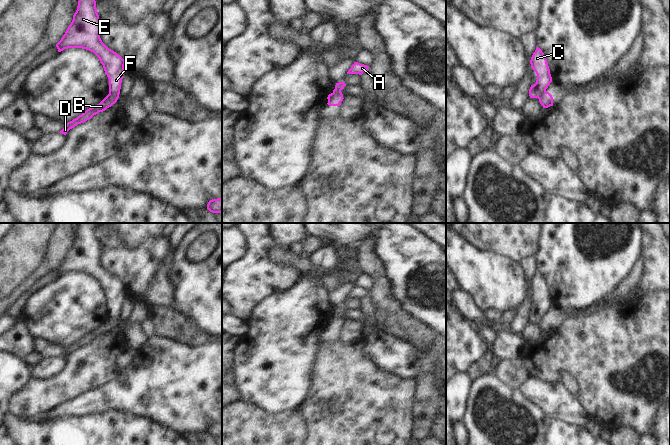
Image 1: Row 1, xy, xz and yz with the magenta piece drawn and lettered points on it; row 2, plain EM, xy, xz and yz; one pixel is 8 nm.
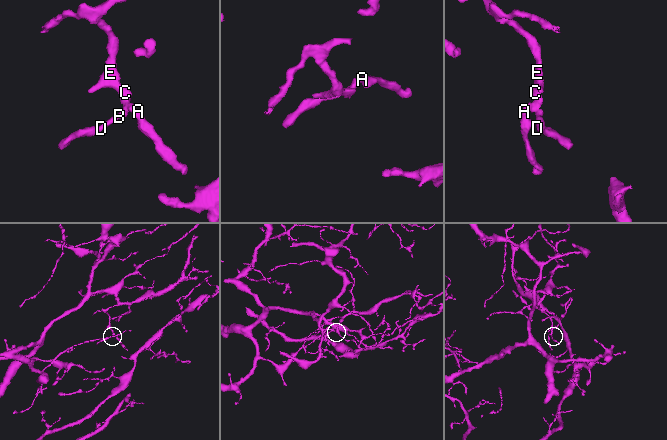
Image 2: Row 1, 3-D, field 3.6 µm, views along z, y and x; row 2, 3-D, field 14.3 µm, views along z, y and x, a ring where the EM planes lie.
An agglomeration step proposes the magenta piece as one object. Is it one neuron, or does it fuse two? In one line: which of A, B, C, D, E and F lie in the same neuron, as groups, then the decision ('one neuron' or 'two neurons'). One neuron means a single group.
A C E F / B D; two neurons

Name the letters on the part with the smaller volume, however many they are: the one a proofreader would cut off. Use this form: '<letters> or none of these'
B, D

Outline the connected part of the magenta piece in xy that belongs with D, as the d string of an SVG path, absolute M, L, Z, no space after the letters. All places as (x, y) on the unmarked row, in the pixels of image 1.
M107 319L99 328L87 333L84 337L79 339L77 342L68 346L66 350L59 357L66 359L70 353L74 352L78 348L81 348L91 343L94 339L98 338L99 336L103 336L107 332L111 331L113 328L117 326L118 322L119 320L110 321L109 319Z

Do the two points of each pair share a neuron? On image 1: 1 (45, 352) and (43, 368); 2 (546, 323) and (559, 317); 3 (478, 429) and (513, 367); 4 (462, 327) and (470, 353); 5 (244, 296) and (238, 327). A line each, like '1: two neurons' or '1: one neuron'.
1: two neurons
2: one neuron
3: two neurons
4: one neuron
5: two neurons

